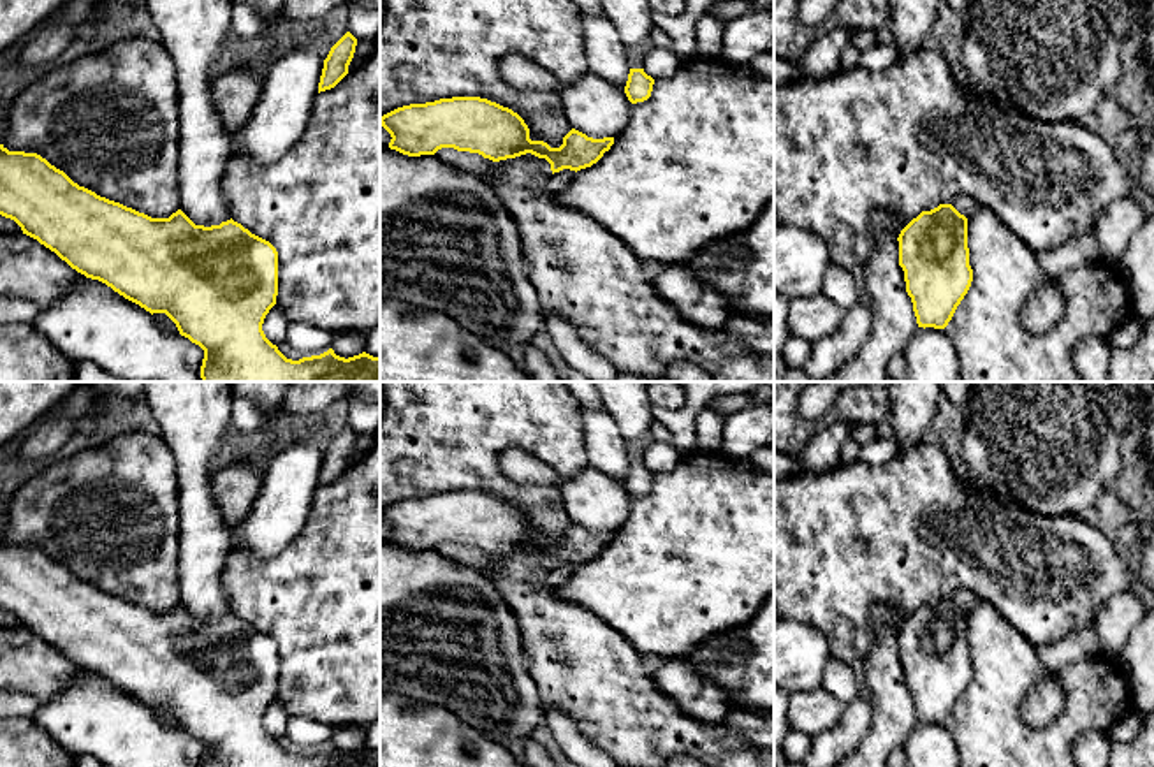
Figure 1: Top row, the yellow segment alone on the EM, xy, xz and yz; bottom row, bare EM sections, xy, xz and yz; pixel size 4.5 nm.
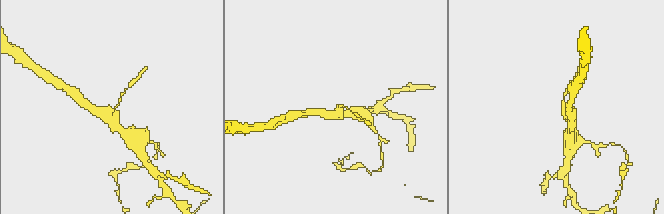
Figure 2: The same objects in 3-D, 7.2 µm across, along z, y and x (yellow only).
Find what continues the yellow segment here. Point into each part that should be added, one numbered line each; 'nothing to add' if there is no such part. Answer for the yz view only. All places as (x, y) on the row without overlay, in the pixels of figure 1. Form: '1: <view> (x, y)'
nothing to add

